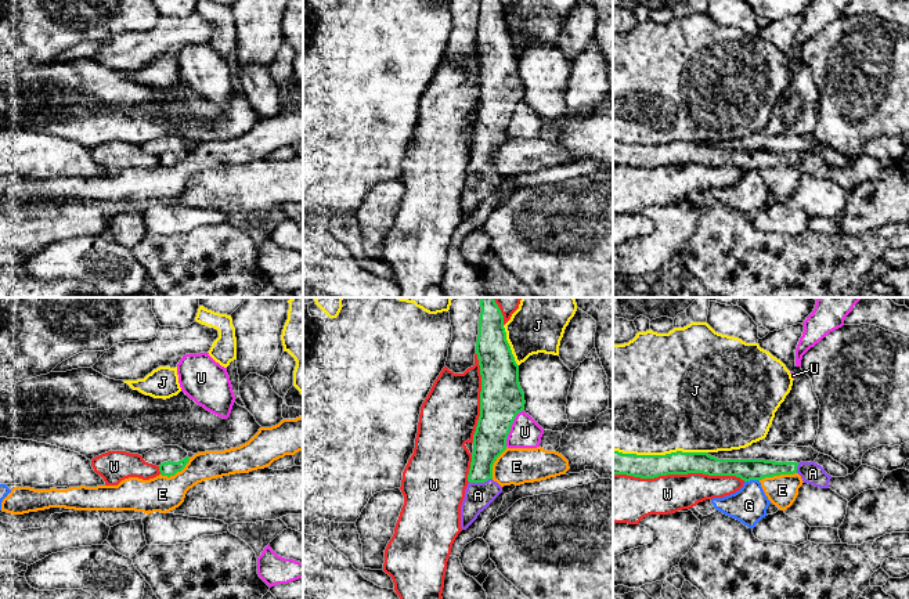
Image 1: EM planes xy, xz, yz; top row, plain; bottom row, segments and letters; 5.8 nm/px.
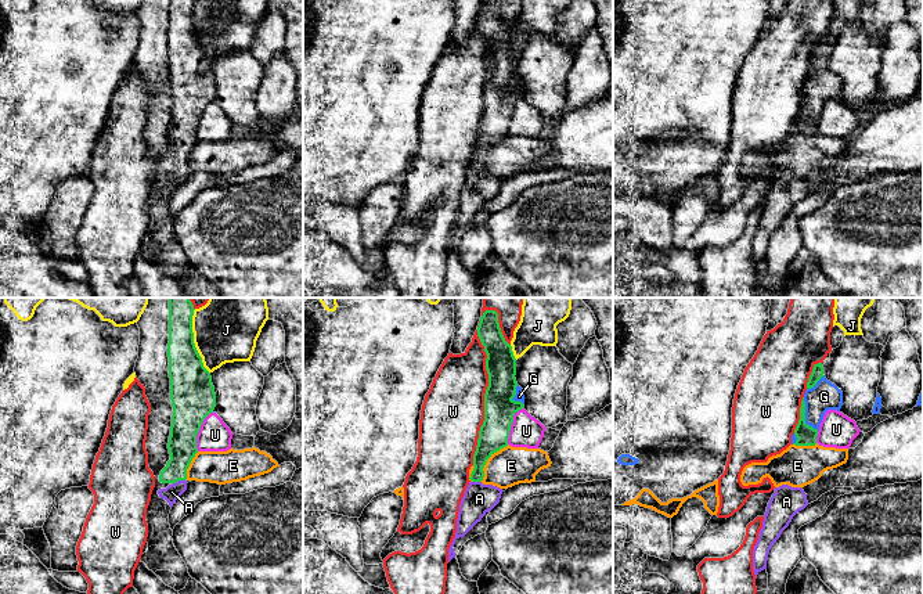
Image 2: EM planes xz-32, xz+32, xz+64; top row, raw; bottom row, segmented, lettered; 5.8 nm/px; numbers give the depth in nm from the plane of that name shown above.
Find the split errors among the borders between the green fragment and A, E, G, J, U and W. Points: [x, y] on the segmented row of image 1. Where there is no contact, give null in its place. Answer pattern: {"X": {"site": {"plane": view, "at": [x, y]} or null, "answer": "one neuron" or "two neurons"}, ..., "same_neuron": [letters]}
{"A": {"site": {"plane": "xz", "at": [480, 482]}, "answer": "one neuron"}, "E": {"site": {"plane": "yz", "at": [776, 475]}, "answer": "two neurons"}, "G": {"site": {"plane": "yz", "at": [751, 479]}, "answer": "two neurons"}, "J": {"site": {"plane": "yz", "at": [660, 455]}, "answer": "two neurons"}, "U": {"site": {"plane": "xz", "at": [509, 428]}, "answer": "two neurons"}, "W": {"site": {"plane": "yz", "at": [680, 473]}, "answer": "two neurons"}, "same_neuron": ["A"]}

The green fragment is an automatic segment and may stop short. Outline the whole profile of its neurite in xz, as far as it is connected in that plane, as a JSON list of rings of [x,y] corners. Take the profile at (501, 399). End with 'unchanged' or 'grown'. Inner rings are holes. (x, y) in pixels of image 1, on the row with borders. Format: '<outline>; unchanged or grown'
[[[480,297],[476,354],[480,365],[480,416],[473,434],[468,487],[461,505],[461,528],[466,530],[502,492],[493,480],[493,465],[506,450],[511,426],[524,409],[519,365],[506,340],[504,315],[494,297]]]; grown

